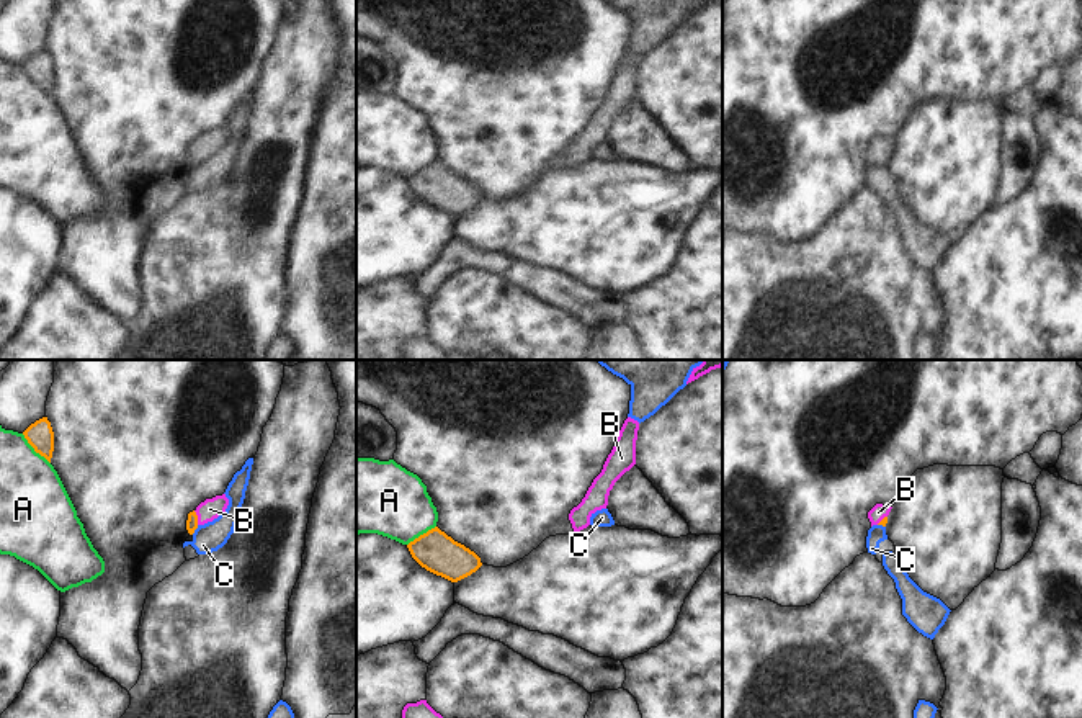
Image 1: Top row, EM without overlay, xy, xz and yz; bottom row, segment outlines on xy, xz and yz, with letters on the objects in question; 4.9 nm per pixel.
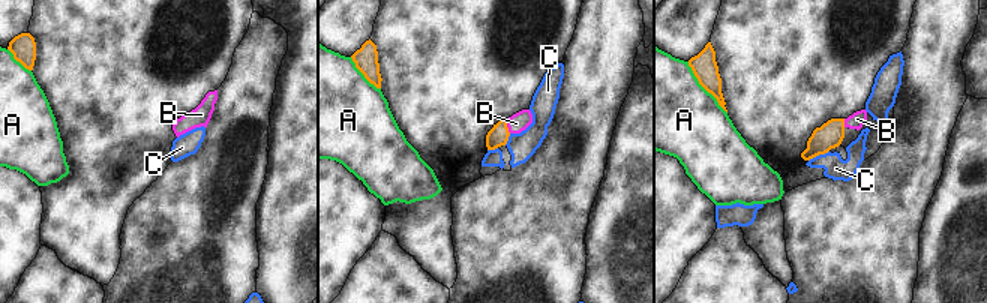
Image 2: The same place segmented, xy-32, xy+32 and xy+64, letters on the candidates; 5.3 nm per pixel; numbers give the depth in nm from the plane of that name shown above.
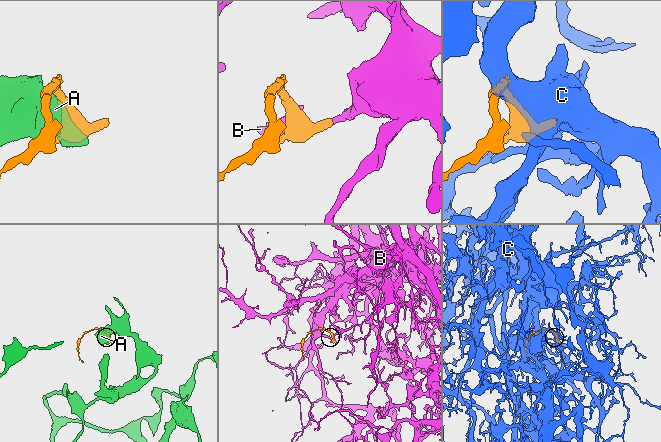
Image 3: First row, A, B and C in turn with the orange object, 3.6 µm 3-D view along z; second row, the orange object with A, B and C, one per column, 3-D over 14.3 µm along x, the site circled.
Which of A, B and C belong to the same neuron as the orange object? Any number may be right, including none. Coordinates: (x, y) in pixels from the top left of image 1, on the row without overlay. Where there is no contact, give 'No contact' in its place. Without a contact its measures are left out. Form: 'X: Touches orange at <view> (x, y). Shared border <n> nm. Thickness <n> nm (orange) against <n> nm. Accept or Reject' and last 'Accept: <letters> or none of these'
A: Touches orange at xy (35, 84). Shared border 200 nm. Thickness 140 nm (orange) against 340 nm. Reject
B: Touches orange at xy (196, 151). Shared border 80 nm. Thickness 60 nm (orange) against 100 nm. Accept
C: Touches orange at xy (195, 162). Shared border 60 nm. Thickness 60 nm (orange) against 140 nm. Reject
Accept: B.

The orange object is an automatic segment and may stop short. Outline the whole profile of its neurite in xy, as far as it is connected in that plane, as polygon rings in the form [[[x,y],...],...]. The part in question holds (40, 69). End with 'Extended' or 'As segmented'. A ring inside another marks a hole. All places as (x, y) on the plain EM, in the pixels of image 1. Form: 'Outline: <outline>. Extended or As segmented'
Outline: [[[42,51],[31,57],[25,65],[25,72],[34,82],[36,87],[44,90],[49,96],[54,85],[54,65],[47,51]]]. As segmented.

